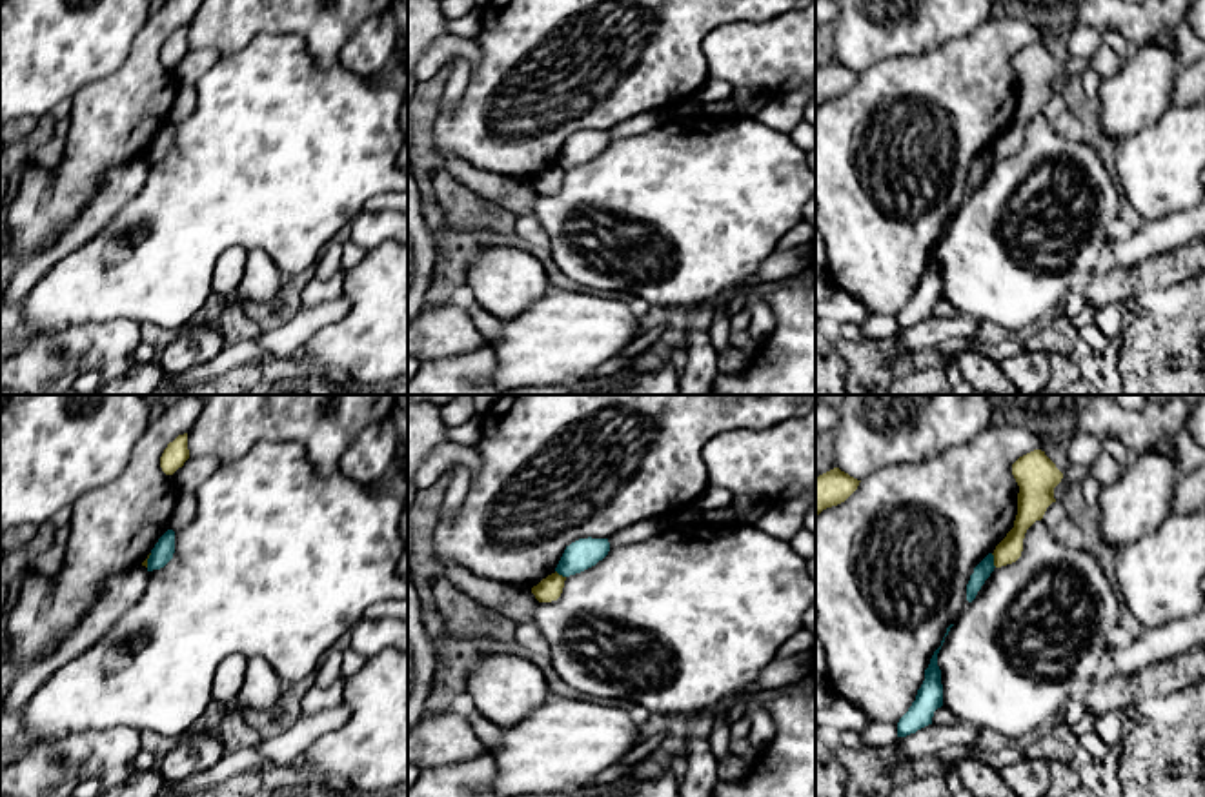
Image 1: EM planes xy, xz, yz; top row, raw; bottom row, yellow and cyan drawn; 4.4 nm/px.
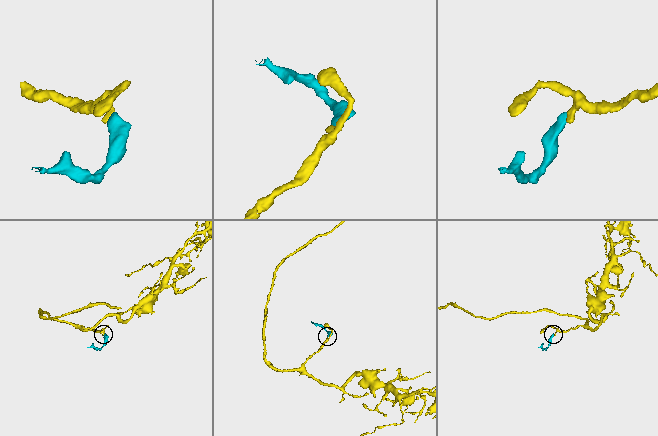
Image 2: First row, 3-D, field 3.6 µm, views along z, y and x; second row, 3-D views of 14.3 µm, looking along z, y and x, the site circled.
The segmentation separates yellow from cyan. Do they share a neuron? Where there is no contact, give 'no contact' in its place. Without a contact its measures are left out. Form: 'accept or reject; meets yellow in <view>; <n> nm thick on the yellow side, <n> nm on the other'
reject; meets yellow in yz; 110 nm thick on the yellow side, 80 nm on the other

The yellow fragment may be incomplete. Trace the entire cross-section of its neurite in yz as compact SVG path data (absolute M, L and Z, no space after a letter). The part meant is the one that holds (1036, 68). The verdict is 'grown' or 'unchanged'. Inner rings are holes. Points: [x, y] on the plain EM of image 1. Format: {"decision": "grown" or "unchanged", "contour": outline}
{"decision": "unchanged", "contour": "M1041 42L1019 49L1012 56L1012 67L1019 78L1018 107L1014 120L992 146L996 160L1012 156L1021 149L1027 122L1041 113L1047 100L1056 95L1054 80L1063 71L1063 66Z"}

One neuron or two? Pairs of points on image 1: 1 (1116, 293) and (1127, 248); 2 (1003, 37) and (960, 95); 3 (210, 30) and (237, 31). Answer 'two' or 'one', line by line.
1: two
2: one
3: one

